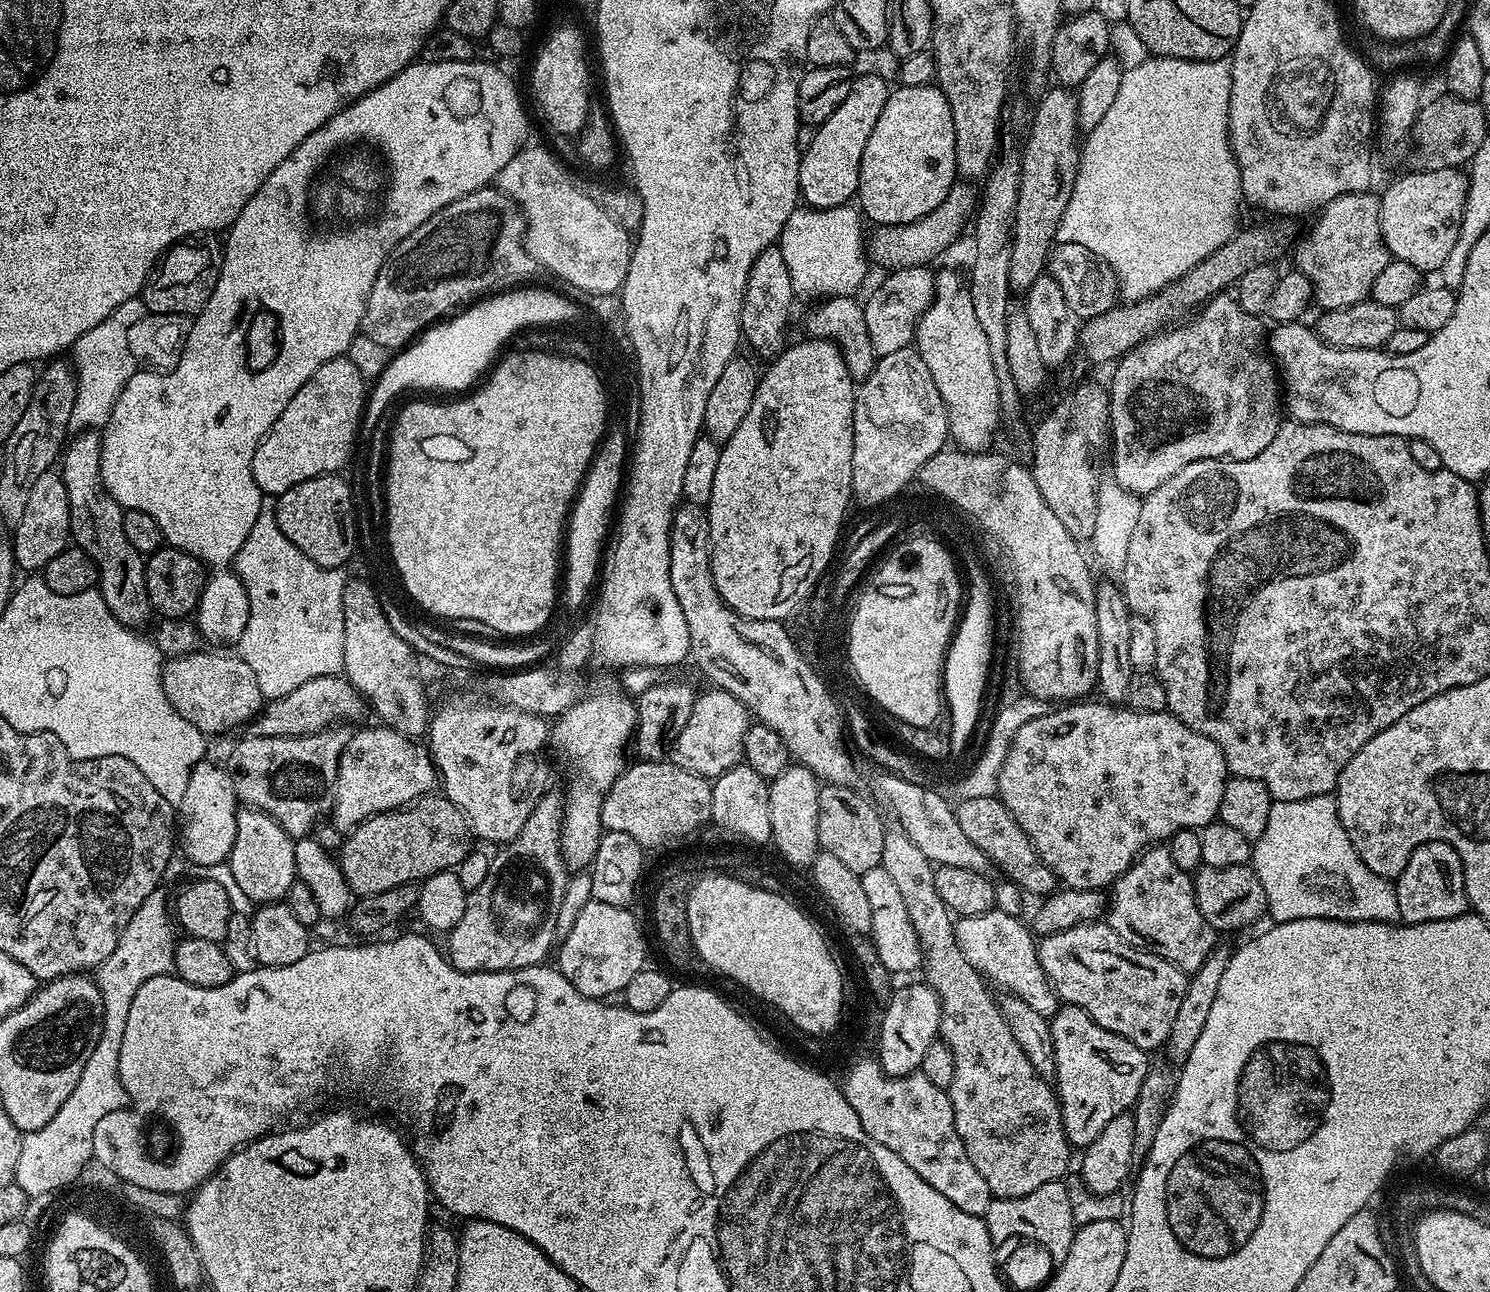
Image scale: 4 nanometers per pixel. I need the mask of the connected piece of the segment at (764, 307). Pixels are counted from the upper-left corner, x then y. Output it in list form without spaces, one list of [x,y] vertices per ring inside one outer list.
[[[779,247],[762,250],[762,254],[754,258],[754,266],[750,266],[750,278],[746,278],[746,294],[740,315],[743,339],[758,355],[775,358],[784,351],[784,327],[788,324],[788,311],[792,308],[792,300],[796,299],[796,291],[790,282],[790,270],[786,270],[786,262],[782,262]]]

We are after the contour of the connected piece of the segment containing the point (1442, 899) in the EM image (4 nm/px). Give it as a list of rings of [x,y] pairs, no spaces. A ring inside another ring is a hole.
[[[1435,840],[1418,846],[1418,850],[1410,854],[1410,862],[1406,862],[1406,870],[1402,870],[1394,883],[1398,894],[1400,920],[1405,924],[1449,920],[1469,911],[1462,858],[1458,858],[1458,850],[1454,850],[1454,846],[1446,842]]]

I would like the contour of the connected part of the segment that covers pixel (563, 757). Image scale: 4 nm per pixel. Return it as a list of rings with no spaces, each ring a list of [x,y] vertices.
[[[600,692],[597,696],[585,695],[577,699],[574,706],[555,717],[550,728],[550,752],[553,752],[566,767],[578,775],[573,778],[572,785],[566,788],[566,803],[564,806],[564,825],[560,831],[560,853],[564,855],[564,863],[569,869],[584,870],[592,863],[598,850],[598,842],[602,835],[600,827],[600,807],[607,792],[620,773],[626,767],[624,747],[631,745],[636,730],[636,705],[627,695],[616,692]]]

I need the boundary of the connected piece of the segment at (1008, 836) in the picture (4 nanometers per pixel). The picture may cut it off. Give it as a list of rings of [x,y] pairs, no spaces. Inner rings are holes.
[[[993,795],[969,800],[961,799],[955,805],[954,811],[958,818],[958,826],[962,826],[966,838],[970,838],[970,842],[974,842],[974,846],[978,846],[978,850],[982,850],[995,867],[997,864],[1004,871],[1003,875],[1013,880],[1025,894],[1029,897],[1047,898],[1057,891],[1056,875],[1046,866],[1046,862],[1042,862],[1030,838],[1026,838],[1022,826],[1014,822],[1013,816],[1006,810],[999,797]]]

